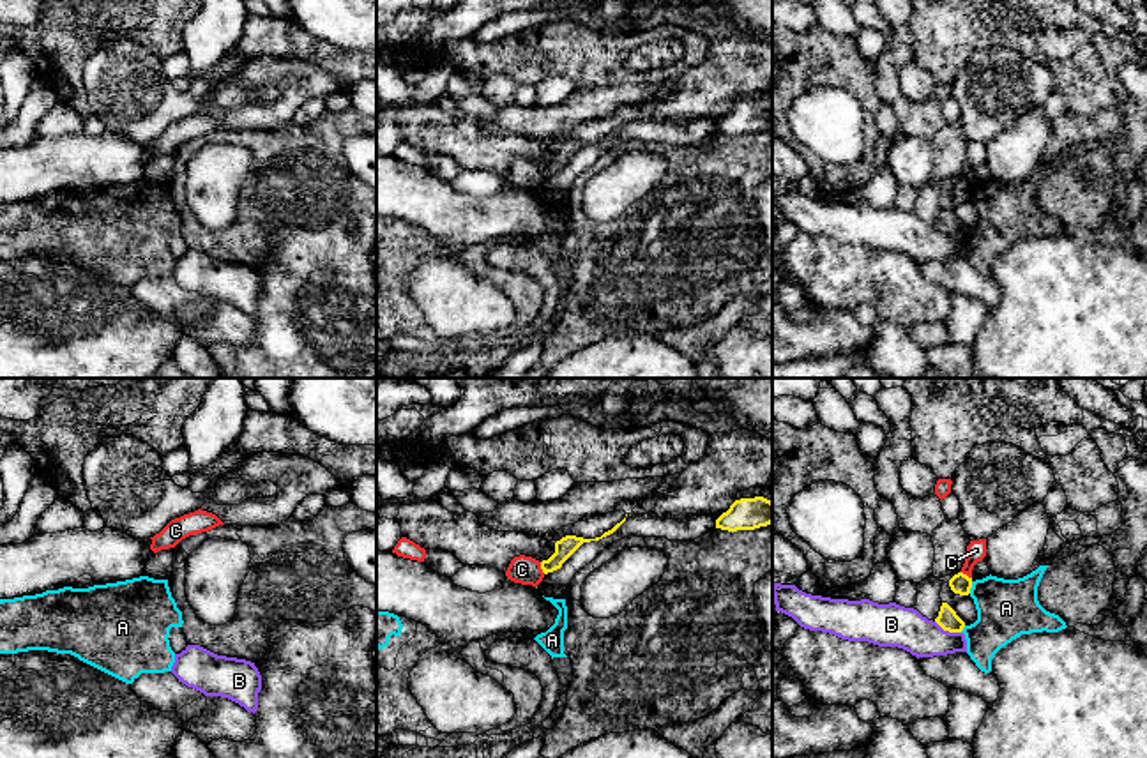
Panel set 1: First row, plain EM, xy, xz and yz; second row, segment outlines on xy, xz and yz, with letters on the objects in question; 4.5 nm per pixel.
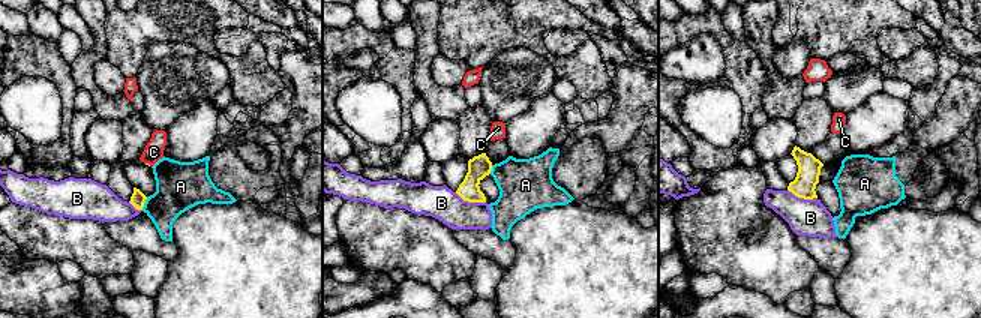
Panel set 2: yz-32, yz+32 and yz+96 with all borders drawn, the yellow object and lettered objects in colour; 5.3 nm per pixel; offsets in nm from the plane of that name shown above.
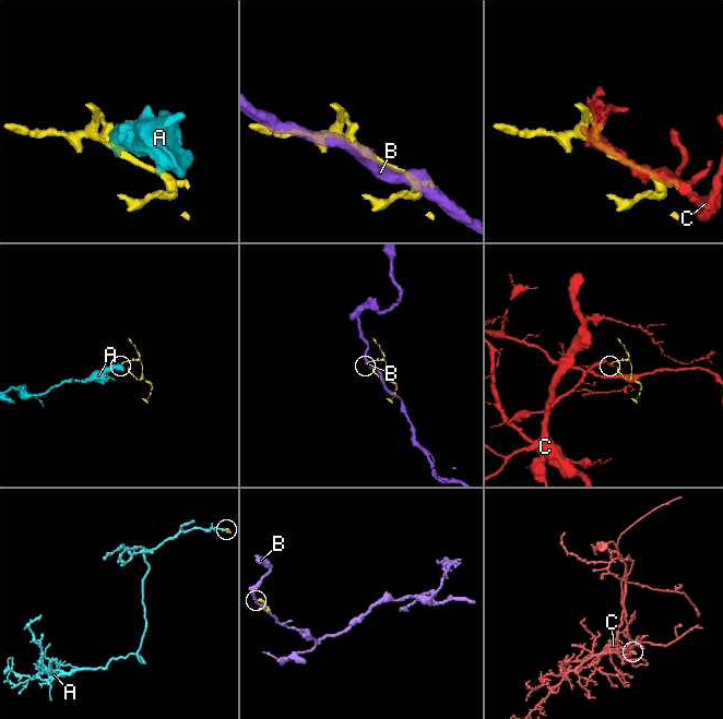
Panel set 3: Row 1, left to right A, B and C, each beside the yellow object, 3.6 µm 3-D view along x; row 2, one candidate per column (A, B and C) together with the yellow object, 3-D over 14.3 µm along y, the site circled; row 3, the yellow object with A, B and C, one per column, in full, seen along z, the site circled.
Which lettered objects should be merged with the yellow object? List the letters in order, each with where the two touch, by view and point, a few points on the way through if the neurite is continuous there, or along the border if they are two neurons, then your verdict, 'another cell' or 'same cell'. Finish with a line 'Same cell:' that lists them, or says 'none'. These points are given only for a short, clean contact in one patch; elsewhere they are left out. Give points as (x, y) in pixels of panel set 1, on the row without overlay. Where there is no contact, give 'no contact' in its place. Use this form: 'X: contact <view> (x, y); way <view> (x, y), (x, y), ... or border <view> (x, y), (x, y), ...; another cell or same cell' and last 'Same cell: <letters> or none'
A: contact yz (971, 191); another cell
B: contact yz (948, 234); another cell
C: contact xz (541, 172); border xz (539, 166), (545, 177); another cell
Same cell: none

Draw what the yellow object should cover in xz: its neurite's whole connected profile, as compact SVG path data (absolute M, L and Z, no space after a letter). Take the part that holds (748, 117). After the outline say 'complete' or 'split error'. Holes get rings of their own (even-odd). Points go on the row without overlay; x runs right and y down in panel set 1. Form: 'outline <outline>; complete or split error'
outline M763 101L735 104L726 117L716 124L716 133L737 136L755 134L772 127L772 106Z; complete

